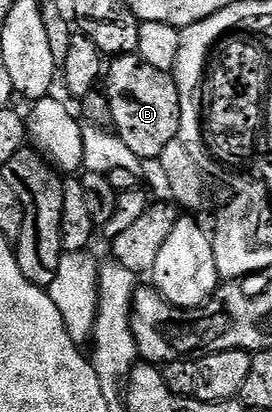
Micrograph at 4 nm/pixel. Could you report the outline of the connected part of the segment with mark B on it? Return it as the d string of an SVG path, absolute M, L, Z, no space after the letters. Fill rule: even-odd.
M138 53L112 57L105 70L105 93L113 112L114 133L139 159L159 158L165 152L165 144L178 139L181 100L174 77L168 71L145 64Z

